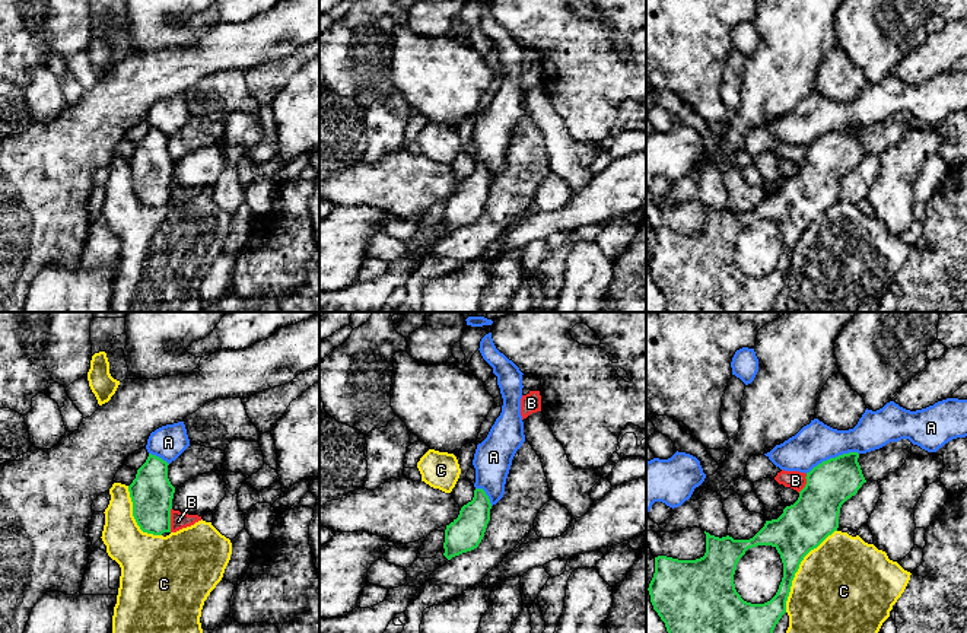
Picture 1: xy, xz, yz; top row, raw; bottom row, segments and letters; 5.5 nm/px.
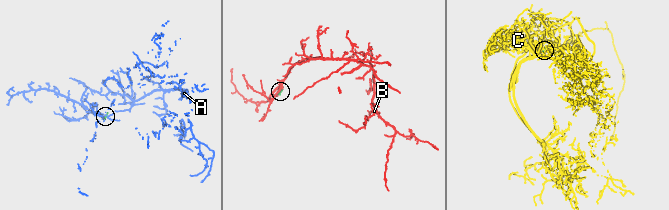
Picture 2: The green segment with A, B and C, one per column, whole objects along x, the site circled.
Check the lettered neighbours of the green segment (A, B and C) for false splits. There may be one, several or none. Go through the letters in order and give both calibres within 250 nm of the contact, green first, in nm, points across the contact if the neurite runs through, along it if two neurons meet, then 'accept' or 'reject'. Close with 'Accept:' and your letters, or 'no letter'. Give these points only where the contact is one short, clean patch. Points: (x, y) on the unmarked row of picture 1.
A: 260/220 nm | reject
B: 240/90 nm | along xy (171, 181), (169, 204) | reject
C: 280/500 nm | reject
Accept: no letter

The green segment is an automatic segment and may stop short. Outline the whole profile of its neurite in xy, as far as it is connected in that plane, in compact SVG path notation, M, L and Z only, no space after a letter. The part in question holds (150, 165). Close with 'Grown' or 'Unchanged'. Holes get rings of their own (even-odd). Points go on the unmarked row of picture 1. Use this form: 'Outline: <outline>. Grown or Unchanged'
Outline: M149 127L128 159L133 190L143 206L171 206L171 182L175 160L168 152L168 136Z. Unchanged

